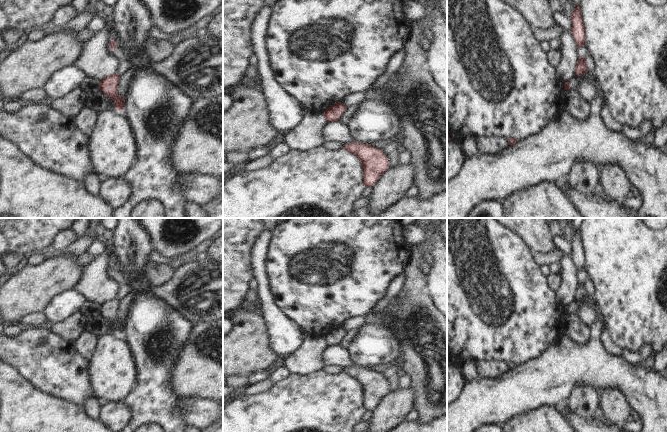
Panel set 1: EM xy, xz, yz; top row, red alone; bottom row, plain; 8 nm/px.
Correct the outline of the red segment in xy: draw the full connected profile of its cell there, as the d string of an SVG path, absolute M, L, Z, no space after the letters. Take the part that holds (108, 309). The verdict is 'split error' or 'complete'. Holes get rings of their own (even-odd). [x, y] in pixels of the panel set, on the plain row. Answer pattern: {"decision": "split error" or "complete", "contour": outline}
{"decision": "complete", "contour": "M115 297L110 300L106 300L100 305L99 314L104 316L110 323L114 325L115 332L120 336L123 336L125 321L121 322L117 316L117 310L120 303L120 299Z"}

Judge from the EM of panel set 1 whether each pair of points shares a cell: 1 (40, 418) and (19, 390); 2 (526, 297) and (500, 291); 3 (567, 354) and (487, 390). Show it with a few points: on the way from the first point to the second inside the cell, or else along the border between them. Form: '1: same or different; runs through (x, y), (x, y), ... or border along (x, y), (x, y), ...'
1: same; runs through (33, 411), (19, 397)
2: same; runs through (520, 297), (506, 297)
3: same; runs through (547, 374), (540, 381), (522, 389), (507, 390)

